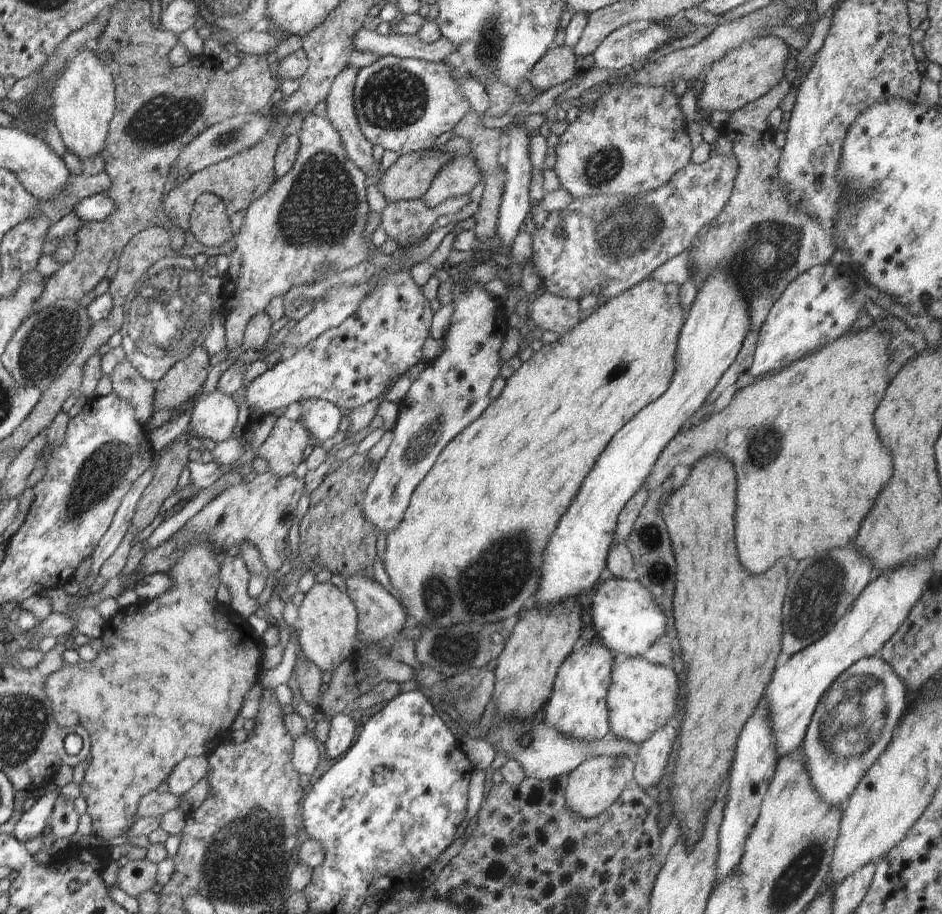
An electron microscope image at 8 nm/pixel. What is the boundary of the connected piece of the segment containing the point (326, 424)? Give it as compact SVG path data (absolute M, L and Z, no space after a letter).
M306 399L299 404L299 421L309 434L314 434L320 442L332 438L338 432L343 416L335 404L324 399Z

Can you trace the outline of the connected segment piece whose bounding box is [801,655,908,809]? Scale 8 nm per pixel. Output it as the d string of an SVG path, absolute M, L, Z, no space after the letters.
M874 655L860 659L845 670L822 697L808 725L801 748L805 754L805 765L811 781L818 794L821 794L830 806L844 808L860 779L889 745L893 732L908 710L907 693L904 683L894 669L884 662L884 659Z

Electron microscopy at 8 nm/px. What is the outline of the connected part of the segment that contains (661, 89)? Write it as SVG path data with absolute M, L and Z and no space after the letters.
M671 82L662 86L618 85L600 95L592 108L581 108L578 118L570 122L555 146L556 163L553 170L561 186L574 198L607 194L609 199L619 199L635 198L666 184L673 174L691 162L694 150L688 137L688 121L680 110L679 101Z

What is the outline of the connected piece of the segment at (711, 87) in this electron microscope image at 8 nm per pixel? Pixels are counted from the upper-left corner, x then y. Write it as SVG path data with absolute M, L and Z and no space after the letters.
M754 37L728 50L704 73L697 108L705 114L714 110L731 113L765 95L788 72L787 60L793 55L788 47L783 40L774 37Z

